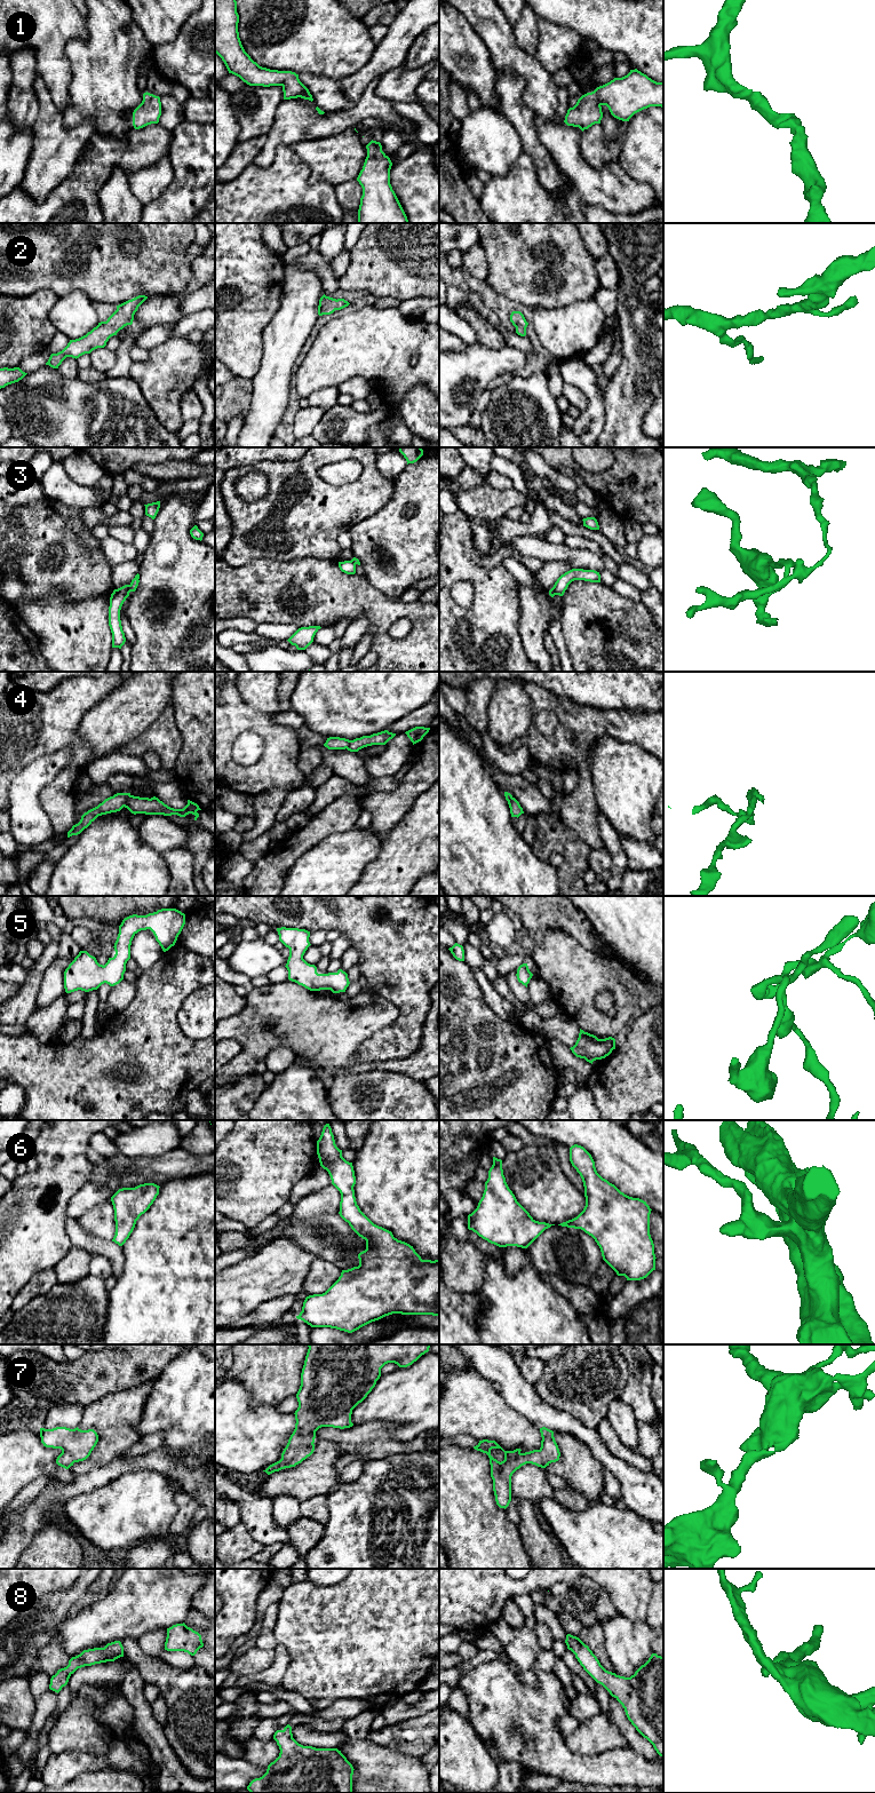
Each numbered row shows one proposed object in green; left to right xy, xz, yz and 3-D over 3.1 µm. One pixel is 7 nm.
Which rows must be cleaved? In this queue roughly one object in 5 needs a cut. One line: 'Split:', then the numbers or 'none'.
Split: 3, 4

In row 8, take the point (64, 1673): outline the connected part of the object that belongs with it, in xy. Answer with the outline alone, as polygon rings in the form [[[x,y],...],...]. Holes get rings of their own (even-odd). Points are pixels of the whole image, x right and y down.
[[[120,1641],[108,1643],[104,1648],[83,1650],[80,1655],[72,1657],[66,1667],[58,1669],[57,1673],[51,1676],[49,1689],[58,1693],[62,1688],[67,1684],[70,1676],[78,1668],[114,1661],[120,1657],[124,1657],[124,1647]]]

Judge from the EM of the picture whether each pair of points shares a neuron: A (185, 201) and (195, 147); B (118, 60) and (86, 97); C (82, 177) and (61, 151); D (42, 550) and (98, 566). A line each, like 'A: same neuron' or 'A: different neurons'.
A: same neuron
B: same neuron
C: different neurons
D: same neuron

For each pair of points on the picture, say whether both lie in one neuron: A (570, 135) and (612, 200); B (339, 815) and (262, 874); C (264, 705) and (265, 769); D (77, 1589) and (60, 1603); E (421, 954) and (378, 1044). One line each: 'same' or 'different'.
A: same
B: same
C: different
D: same
E: same

